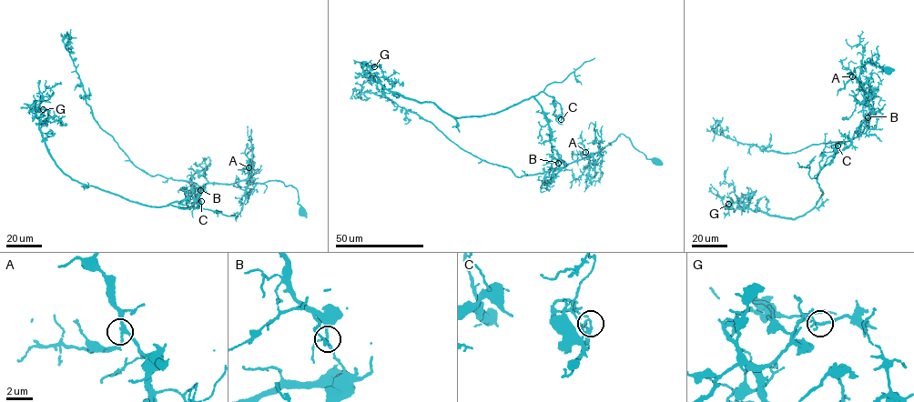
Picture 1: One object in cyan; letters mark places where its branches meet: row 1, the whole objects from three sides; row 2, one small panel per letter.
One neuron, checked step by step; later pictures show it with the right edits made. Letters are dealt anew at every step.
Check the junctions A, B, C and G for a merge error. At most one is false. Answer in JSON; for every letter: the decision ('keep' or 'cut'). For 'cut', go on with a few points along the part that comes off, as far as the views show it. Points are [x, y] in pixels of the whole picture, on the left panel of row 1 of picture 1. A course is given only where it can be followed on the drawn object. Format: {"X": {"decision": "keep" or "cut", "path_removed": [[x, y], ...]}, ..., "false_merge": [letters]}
{"A": {"decision": "keep"}, "B": {"decision": "cut", "path_removed": [[200, 190], [188, 200], [153, 206], [65, 175], [47, 151], [35, 107], [30, 106], [42, 98], [45, 80]]}, "C": {"decision": "keep"}, "G": {"decision": "keep"}, "false_merge": ["B"]}

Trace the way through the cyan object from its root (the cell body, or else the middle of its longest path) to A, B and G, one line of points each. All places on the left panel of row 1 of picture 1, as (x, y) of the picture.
A: (301, 211), (297, 189), (274, 180), (250, 182), (247, 179), (248, 167)
B: (301, 211), (297, 189), (279, 181), (256, 184), (245, 180), (228, 184), (208, 183), (200, 190)
G: (301, 211), (297, 189), (276, 180), (208, 183), (158, 206), (80, 183), (47, 151), (35, 107), (43, 109)

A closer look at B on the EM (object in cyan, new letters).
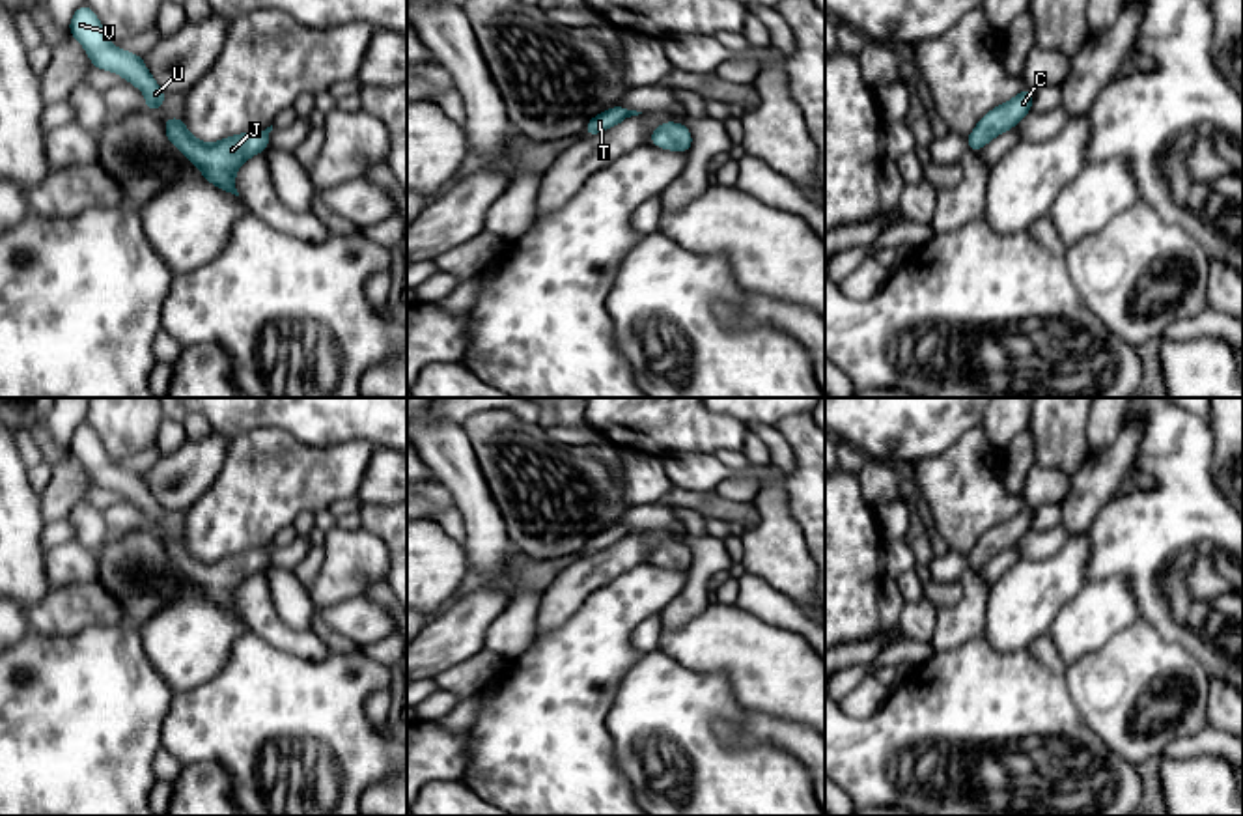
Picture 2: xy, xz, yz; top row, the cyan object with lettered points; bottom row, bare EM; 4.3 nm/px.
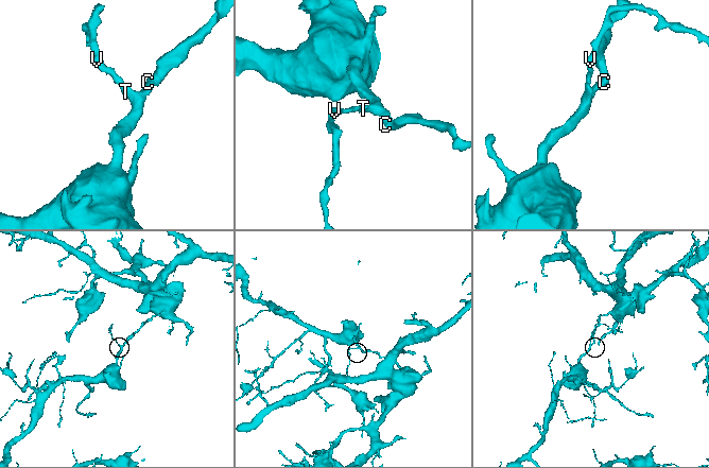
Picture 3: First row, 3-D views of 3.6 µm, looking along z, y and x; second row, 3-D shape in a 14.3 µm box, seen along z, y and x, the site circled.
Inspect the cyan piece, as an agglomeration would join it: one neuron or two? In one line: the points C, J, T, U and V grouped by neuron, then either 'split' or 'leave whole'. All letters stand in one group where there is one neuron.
C / J T U V | split

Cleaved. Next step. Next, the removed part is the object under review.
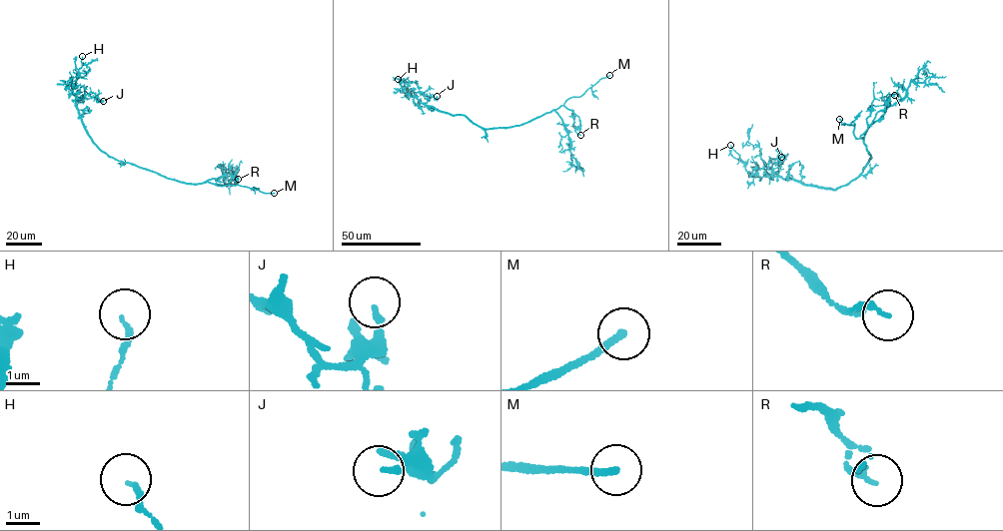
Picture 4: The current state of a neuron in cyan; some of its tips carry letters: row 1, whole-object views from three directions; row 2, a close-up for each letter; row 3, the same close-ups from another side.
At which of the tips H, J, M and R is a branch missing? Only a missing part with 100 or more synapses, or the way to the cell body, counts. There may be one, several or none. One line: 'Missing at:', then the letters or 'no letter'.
Missing at: M

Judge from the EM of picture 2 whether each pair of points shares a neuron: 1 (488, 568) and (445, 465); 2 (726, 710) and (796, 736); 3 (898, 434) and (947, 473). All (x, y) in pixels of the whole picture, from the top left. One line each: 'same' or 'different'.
1: same
2: different
3: different

